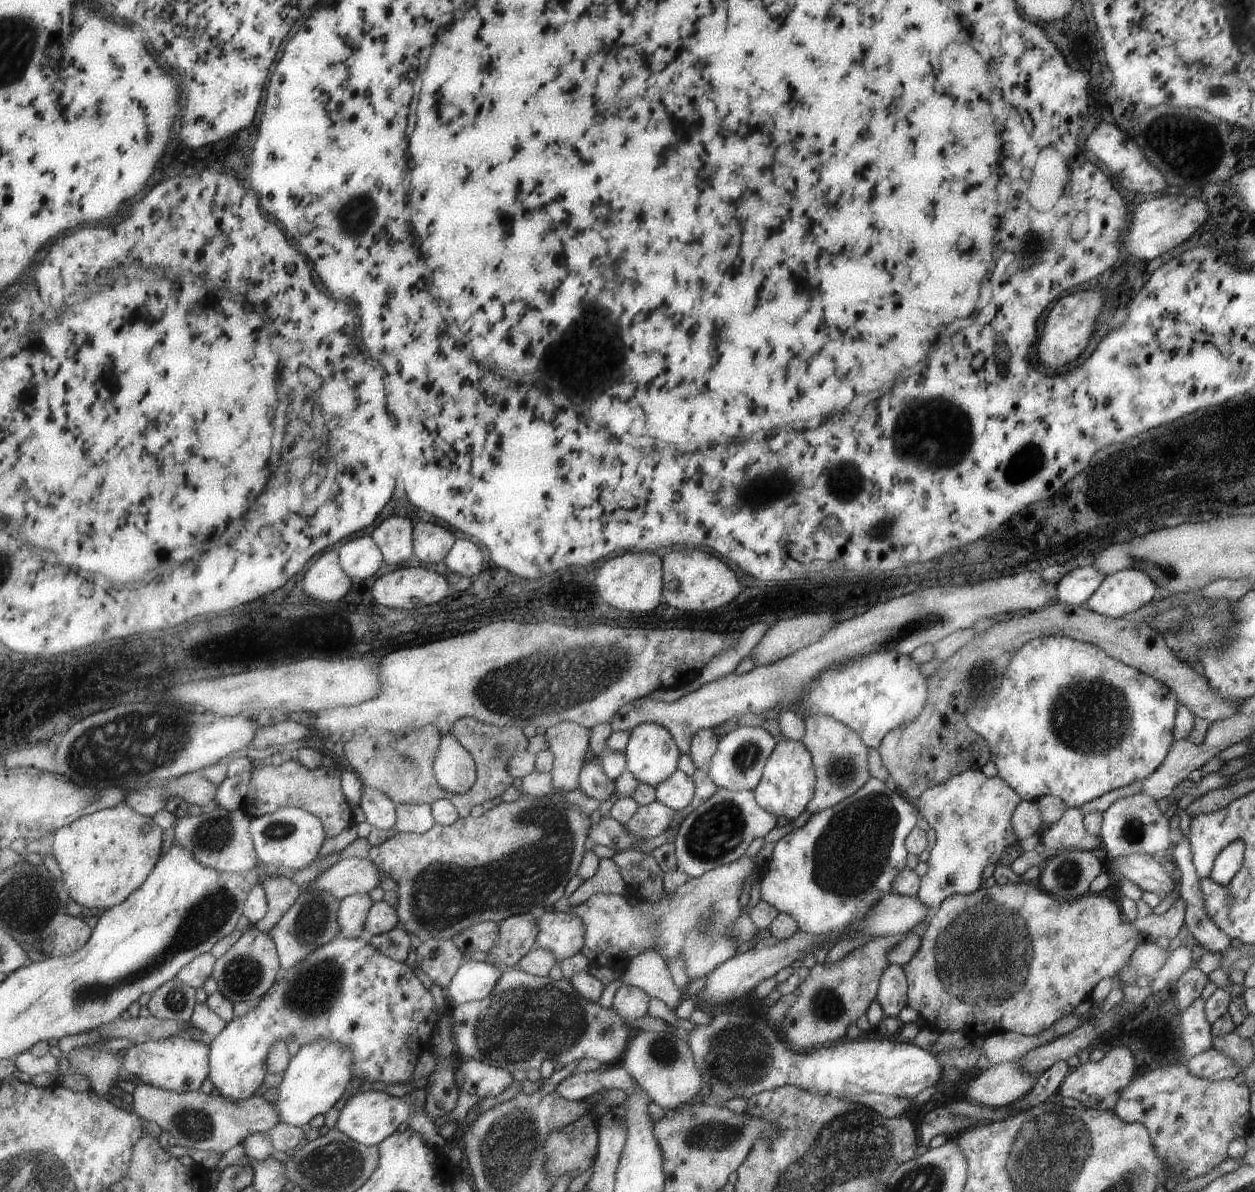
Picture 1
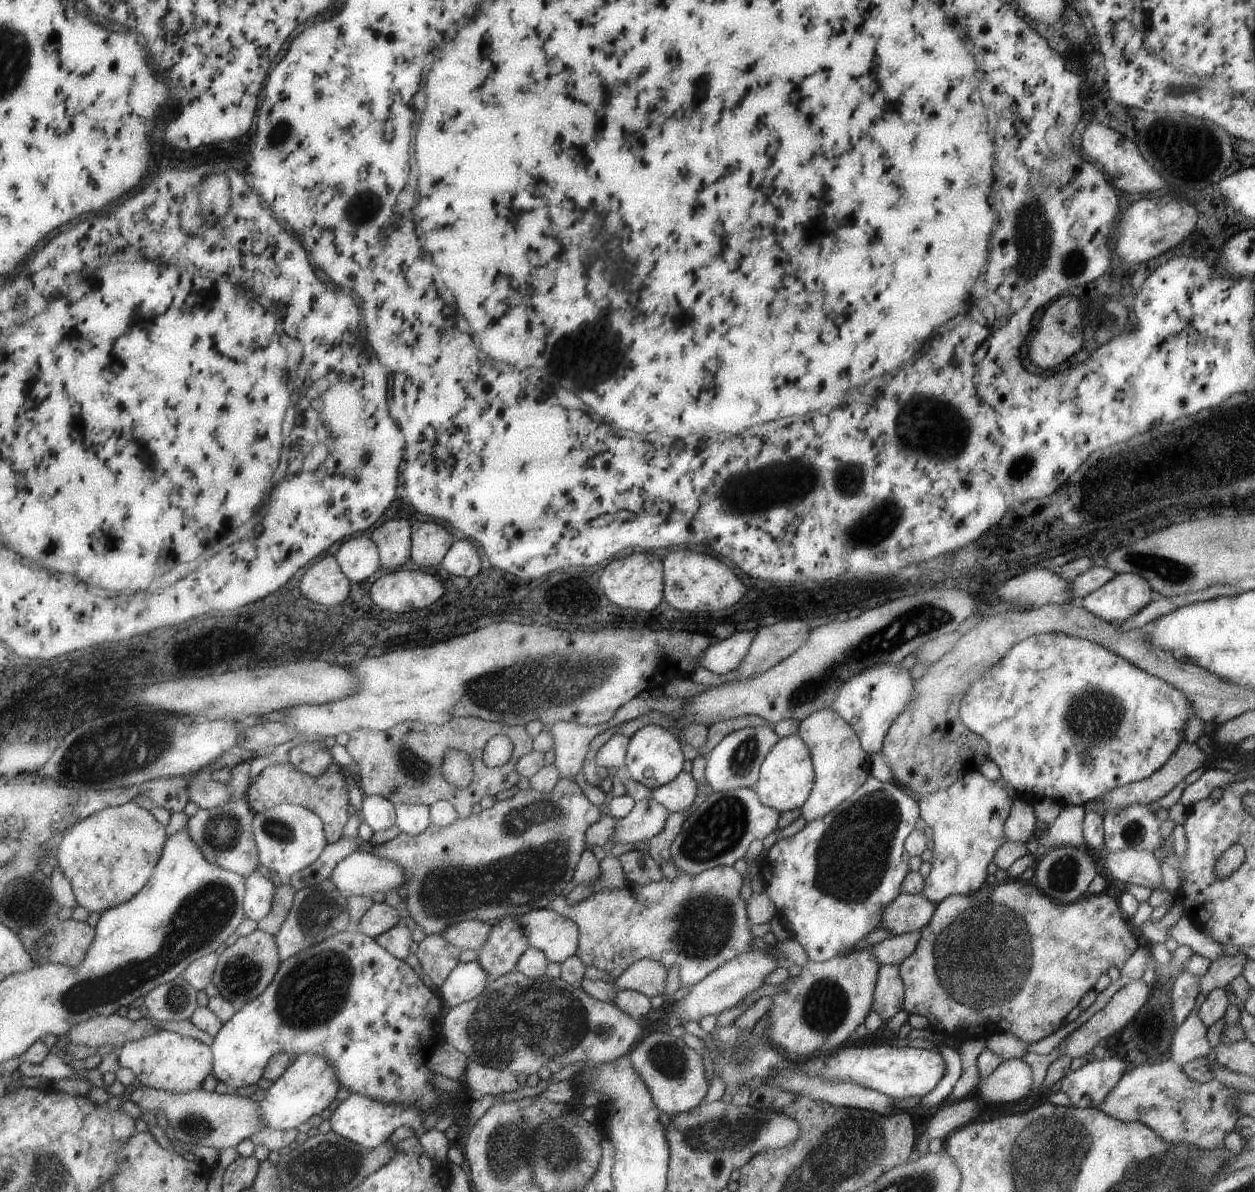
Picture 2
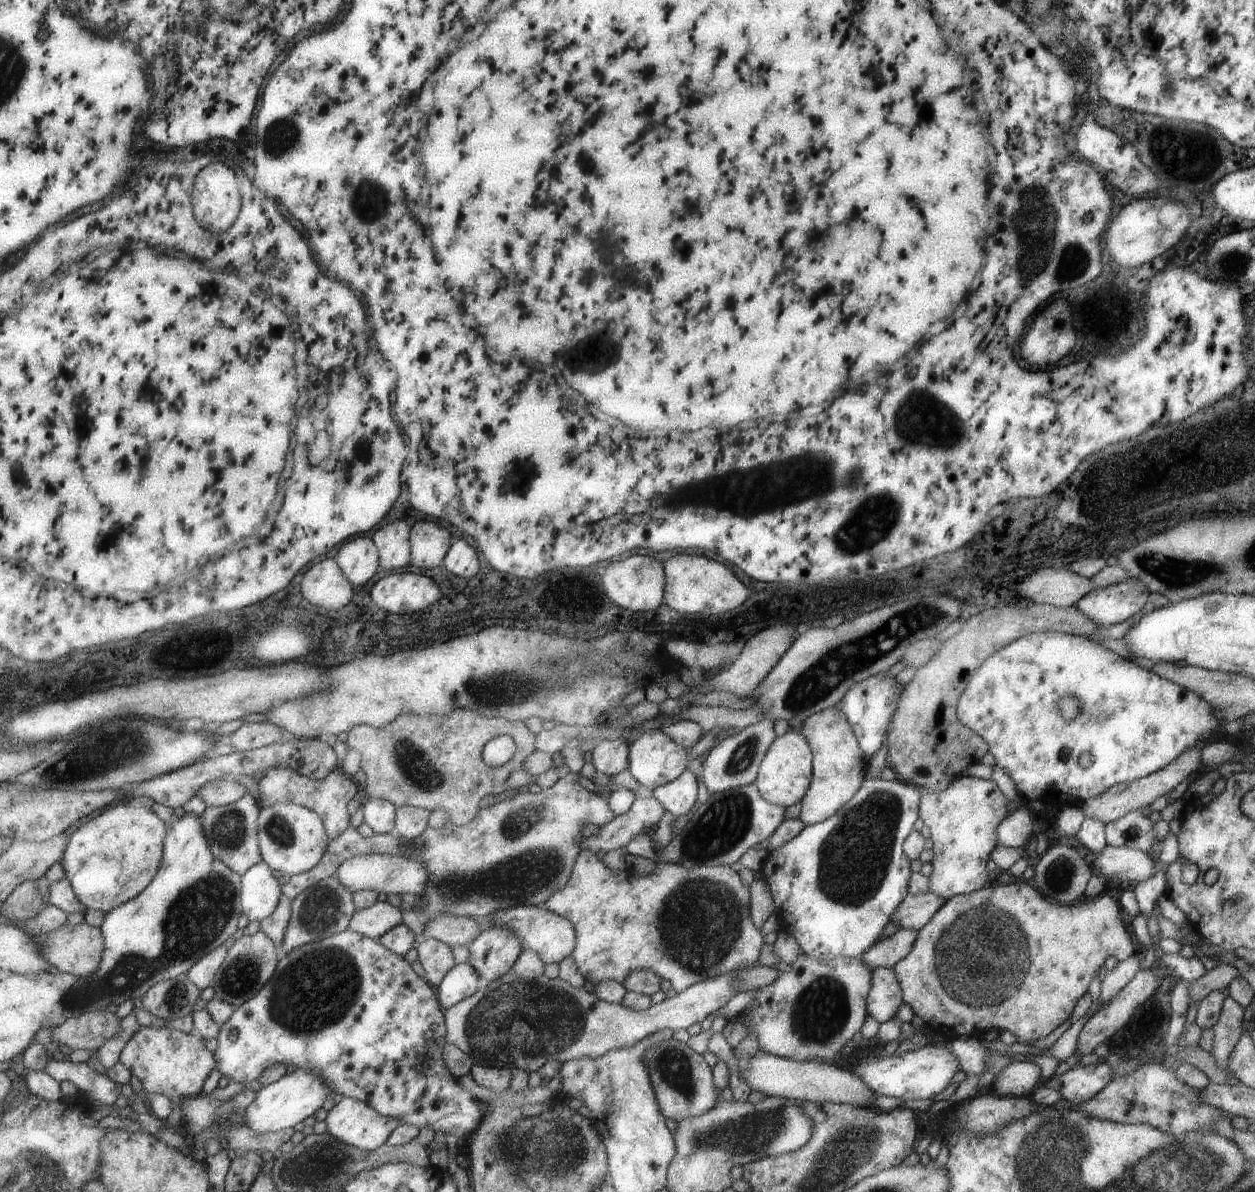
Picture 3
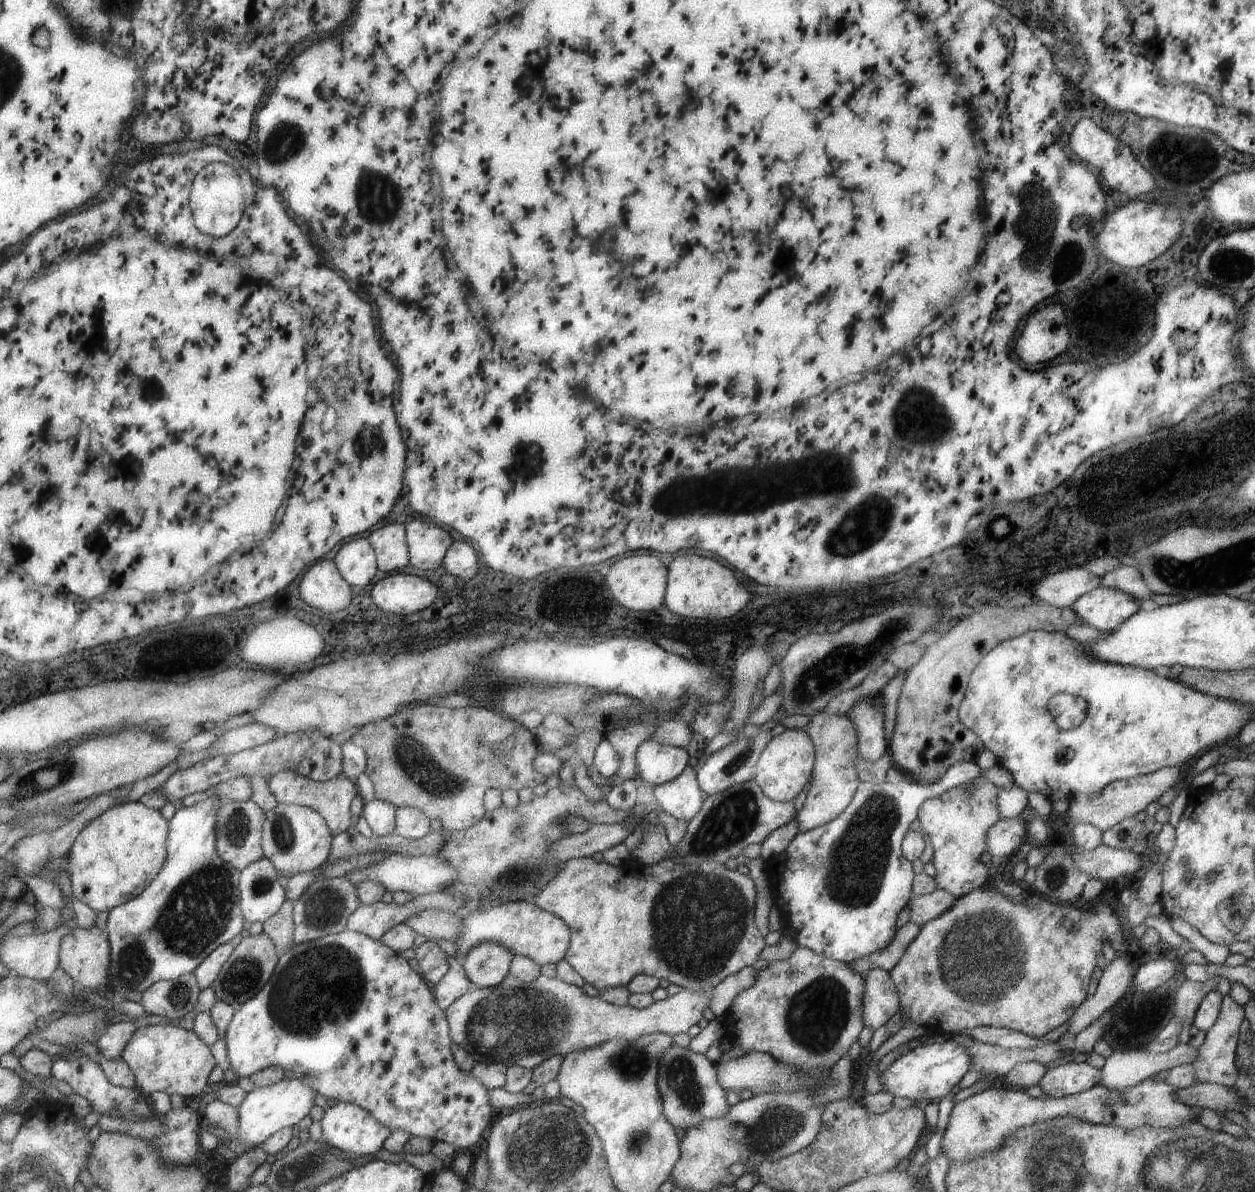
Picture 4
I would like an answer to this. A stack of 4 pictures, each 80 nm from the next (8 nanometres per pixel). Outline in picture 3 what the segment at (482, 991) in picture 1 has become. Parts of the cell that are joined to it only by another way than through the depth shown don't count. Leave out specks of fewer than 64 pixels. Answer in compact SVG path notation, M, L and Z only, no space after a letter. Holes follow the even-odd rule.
M455 963L435 987L437 1000L443 1010L475 994L479 977L469 963Z

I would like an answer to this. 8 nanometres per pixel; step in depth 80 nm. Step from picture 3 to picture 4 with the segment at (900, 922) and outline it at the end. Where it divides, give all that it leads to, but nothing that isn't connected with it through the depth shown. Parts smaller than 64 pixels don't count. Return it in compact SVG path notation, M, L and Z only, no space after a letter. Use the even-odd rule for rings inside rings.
M935 889L925 895L912 895L909 902L909 920L921 927L925 922L937 918L944 910L953 906L957 897L945 890Z

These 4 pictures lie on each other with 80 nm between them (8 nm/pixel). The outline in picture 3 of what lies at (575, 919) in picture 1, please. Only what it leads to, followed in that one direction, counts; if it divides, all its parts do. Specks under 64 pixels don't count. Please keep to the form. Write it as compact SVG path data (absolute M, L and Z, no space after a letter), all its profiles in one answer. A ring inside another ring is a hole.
M514 906L502 911L495 911L488 917L491 927L501 925L515 933L522 948L534 950L544 965L547 963L555 963L557 965L565 956L570 956L571 951L574 949L576 943L575 931L571 922L541 906Z

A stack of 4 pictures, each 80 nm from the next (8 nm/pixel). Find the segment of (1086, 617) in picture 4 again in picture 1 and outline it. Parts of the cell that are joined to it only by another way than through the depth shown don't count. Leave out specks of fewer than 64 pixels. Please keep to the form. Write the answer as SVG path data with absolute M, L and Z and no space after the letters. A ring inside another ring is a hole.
M1121 569L1104 576L1084 605L1106 617L1128 616L1132 610L1157 597L1158 589L1155 581L1143 570Z

